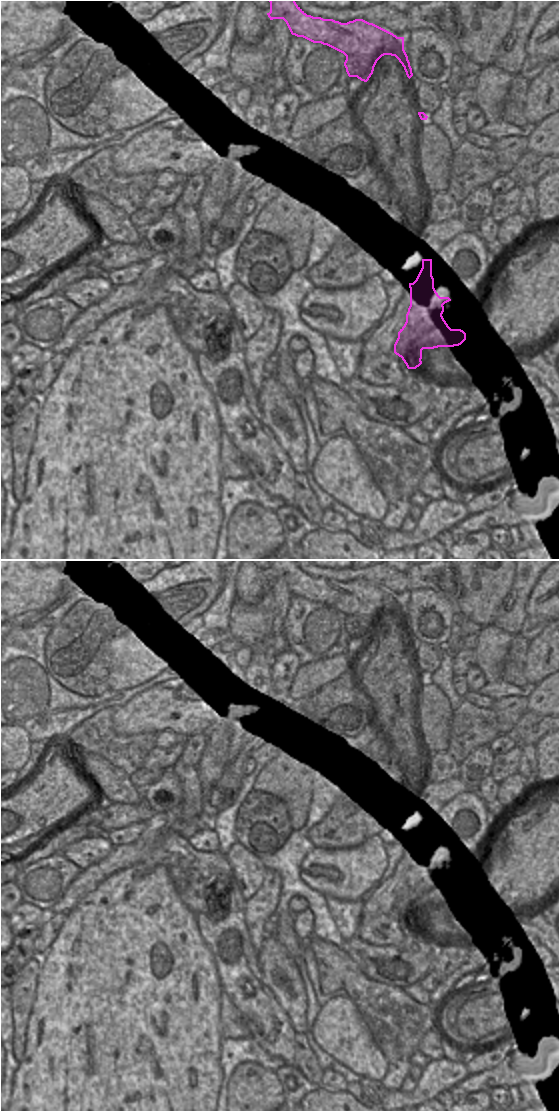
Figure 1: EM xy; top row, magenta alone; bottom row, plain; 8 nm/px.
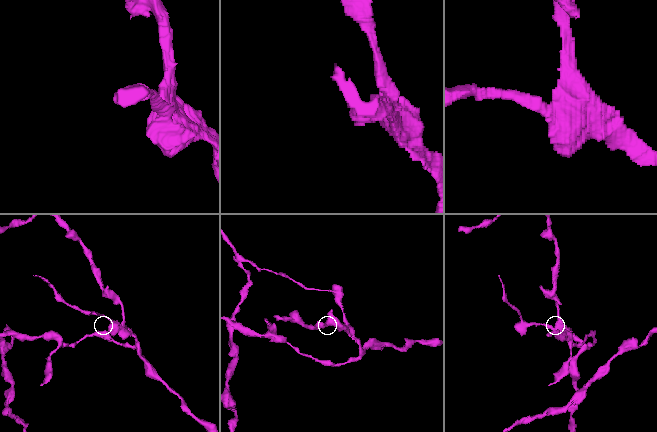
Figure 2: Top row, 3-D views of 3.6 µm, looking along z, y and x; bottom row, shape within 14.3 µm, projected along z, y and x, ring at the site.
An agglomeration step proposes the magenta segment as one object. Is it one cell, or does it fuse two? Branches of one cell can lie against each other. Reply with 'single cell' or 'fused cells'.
fused cells

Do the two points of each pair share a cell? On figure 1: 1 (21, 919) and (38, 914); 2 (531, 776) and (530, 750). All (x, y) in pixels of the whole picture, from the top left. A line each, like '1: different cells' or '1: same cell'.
1: same cell
2: same cell

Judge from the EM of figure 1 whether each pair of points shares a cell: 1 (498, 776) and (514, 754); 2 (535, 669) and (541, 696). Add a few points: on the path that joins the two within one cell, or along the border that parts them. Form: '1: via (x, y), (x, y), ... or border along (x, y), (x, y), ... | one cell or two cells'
1: via (499, 771), (510, 759) | one cell
2: border along (548, 675), (536, 685) | two cells

